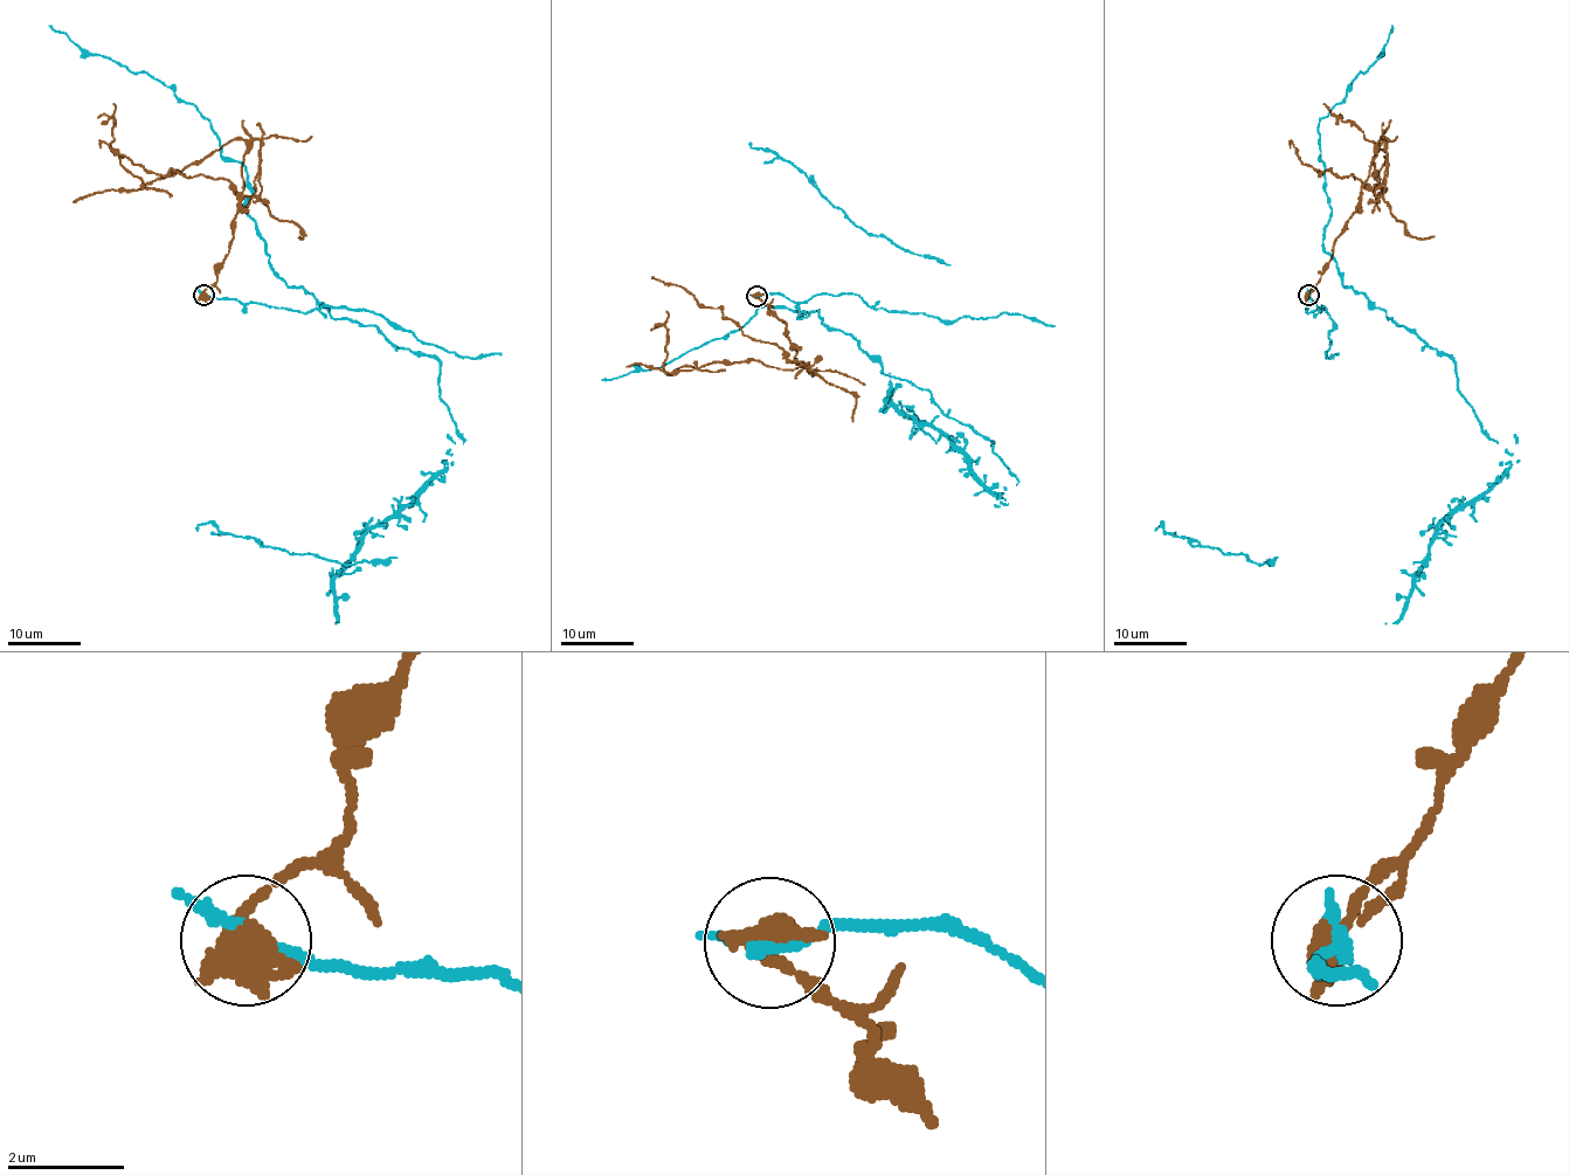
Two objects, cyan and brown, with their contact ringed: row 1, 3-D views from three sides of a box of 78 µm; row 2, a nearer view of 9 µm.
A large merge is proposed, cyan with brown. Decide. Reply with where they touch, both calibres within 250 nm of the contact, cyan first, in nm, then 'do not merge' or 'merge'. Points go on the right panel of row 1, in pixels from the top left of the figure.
(1308, 295) | 280/550 nm | do not merge

